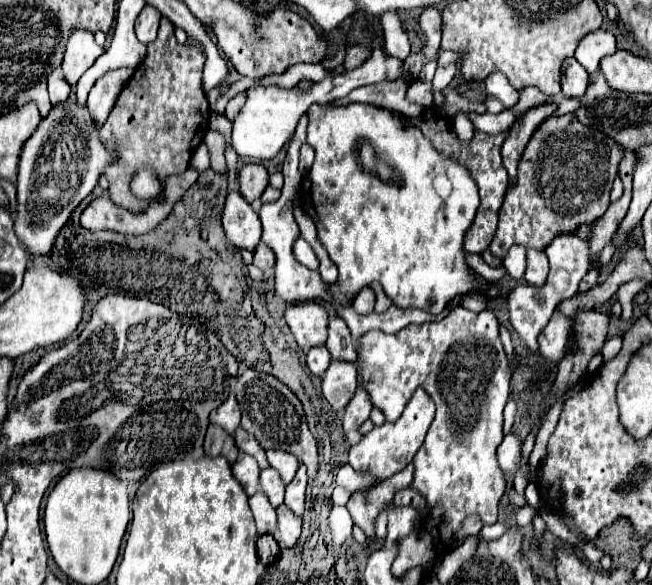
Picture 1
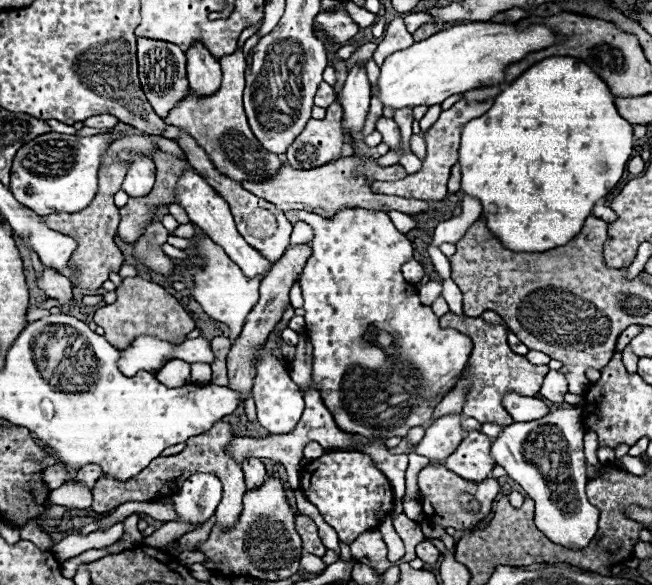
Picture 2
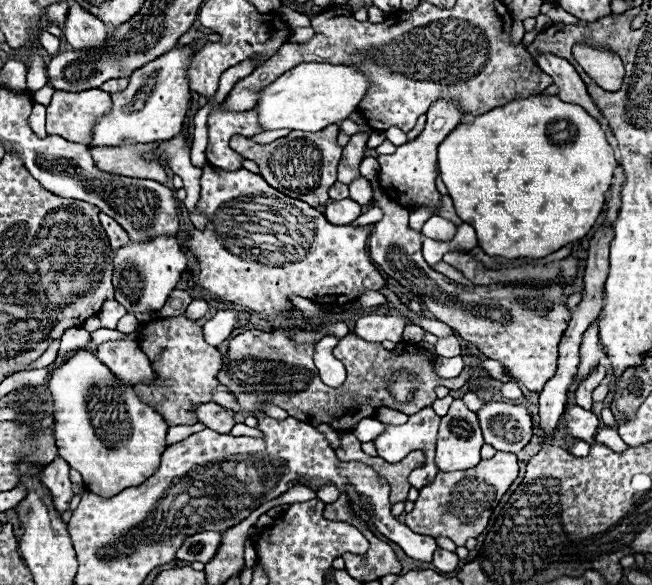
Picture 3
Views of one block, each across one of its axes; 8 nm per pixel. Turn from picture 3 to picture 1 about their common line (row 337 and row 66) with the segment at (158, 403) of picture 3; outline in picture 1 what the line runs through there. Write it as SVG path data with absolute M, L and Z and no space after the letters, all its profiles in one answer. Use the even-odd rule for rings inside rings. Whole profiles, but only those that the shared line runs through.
M166 16L160 20L158 38L148 44L148 54L144 62L134 70L132 78L120 92L108 120L100 128L100 138L108 150L116 152L116 160L108 164L108 194L110 200L126 210L144 212L150 202L140 202L132 194L130 182L136 170L150 168L156 170L160 178L160 198L158 204L164 204L164 188L168 176L186 172L194 150L204 140L208 132L208 114L210 106L202 90L202 66L204 52L198 46L180 45L174 36L174 26Z

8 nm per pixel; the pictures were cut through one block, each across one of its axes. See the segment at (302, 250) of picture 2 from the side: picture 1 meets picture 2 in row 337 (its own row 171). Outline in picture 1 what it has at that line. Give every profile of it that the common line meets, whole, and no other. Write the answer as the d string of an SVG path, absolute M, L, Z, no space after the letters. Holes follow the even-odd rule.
M242 164L238 168L238 184L242 196L252 204L258 202L268 186L268 170L264 164Z

